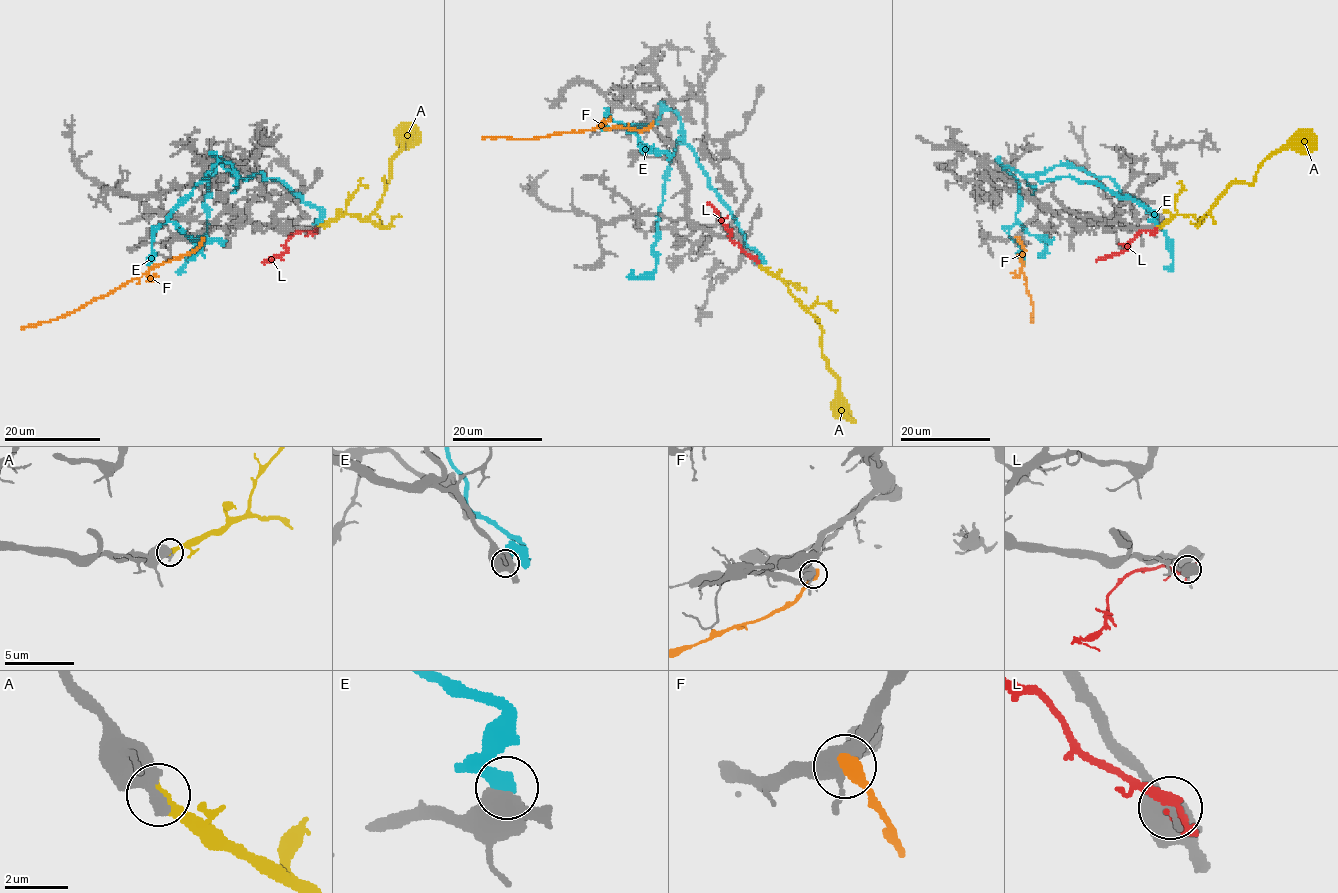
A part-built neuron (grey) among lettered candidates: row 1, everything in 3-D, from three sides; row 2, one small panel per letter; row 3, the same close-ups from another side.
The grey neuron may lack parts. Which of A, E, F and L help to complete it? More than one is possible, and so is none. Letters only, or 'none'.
A

